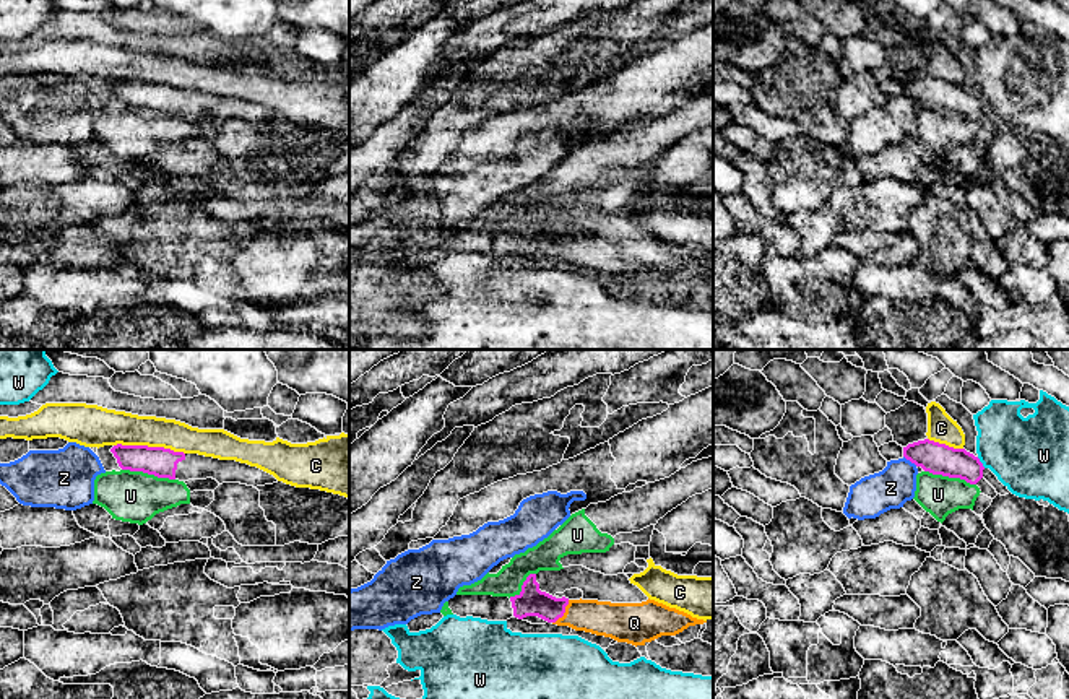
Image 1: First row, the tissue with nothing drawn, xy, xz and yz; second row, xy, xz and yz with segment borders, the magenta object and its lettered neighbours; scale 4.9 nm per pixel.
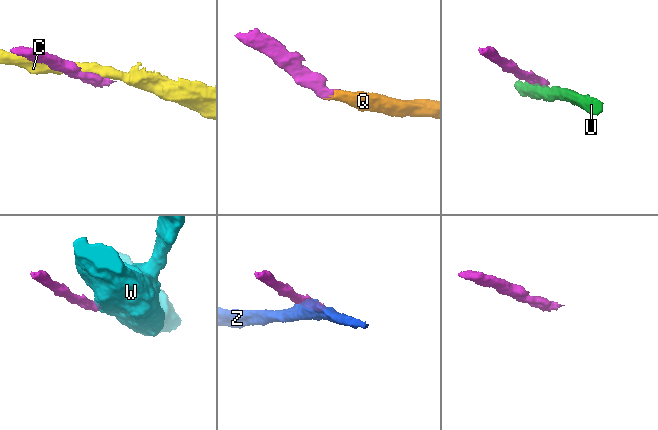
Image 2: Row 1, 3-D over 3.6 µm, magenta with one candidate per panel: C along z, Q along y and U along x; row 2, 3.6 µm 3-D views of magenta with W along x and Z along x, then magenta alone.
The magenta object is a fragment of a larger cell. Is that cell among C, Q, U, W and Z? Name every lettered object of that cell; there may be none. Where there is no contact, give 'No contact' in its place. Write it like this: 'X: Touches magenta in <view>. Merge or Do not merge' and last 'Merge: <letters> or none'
C: Touches magenta in xy. Do not merge
Q: Touches magenta in xz. Merge
U: Touches magenta in xy. Do not merge
W: Touches magenta in yz. Do not merge
Z: Touches magenta in yz. Do not merge
Merge: Q

